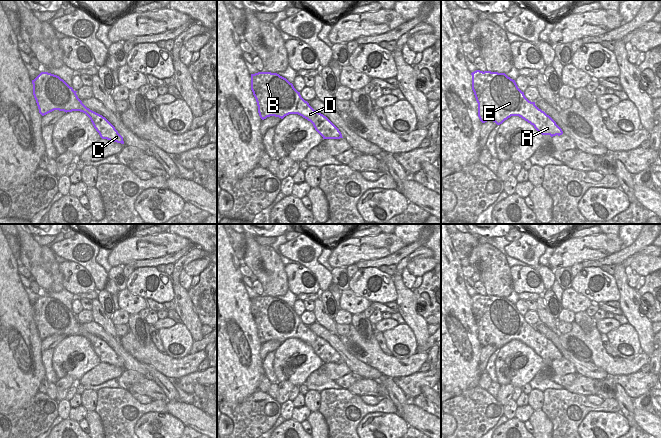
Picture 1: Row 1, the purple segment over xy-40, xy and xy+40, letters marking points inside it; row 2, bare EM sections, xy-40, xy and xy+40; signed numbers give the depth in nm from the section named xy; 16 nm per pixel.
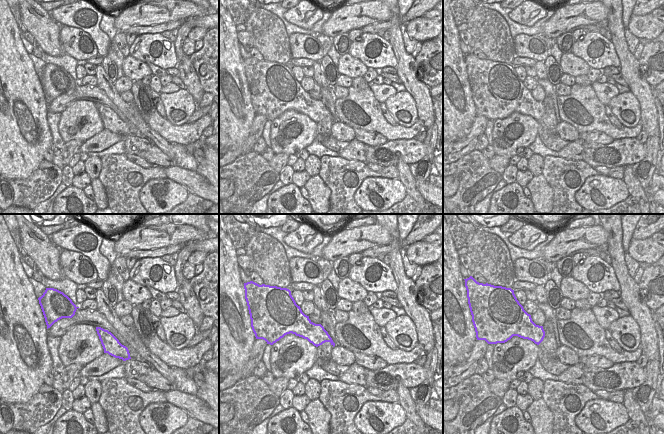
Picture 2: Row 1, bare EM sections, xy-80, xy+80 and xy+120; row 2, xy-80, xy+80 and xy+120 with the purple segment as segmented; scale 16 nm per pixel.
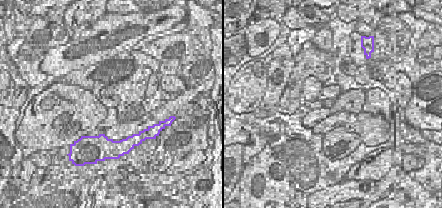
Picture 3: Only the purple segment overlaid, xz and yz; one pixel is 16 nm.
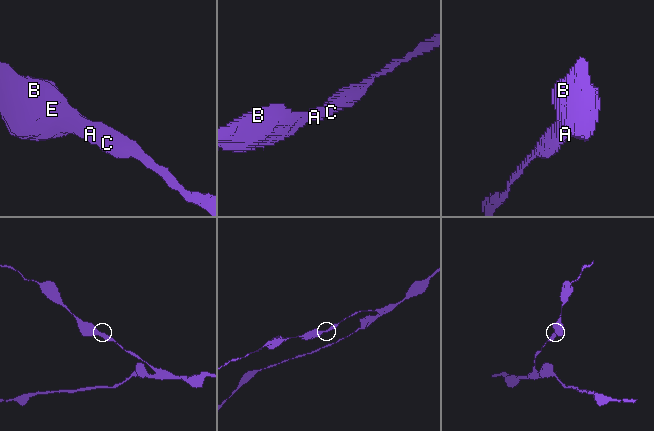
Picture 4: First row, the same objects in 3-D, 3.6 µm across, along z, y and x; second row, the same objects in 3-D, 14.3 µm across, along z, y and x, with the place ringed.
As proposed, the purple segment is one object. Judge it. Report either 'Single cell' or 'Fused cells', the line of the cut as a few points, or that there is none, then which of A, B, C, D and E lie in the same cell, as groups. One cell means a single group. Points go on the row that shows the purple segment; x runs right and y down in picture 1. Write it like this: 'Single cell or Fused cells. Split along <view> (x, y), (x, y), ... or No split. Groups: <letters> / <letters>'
Single cell. No split. Groups: A B C D E

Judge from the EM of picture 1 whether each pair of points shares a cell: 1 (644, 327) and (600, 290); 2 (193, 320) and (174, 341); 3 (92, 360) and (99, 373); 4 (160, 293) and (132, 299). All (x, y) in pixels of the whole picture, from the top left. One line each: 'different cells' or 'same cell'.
1: different cells
2: different cells
3: different cells
4: different cells

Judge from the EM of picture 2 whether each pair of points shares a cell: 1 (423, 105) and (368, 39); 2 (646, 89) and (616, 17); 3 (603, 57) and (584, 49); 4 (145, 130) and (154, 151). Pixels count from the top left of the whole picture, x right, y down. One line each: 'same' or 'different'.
1: different
2: same
3: same
4: different

